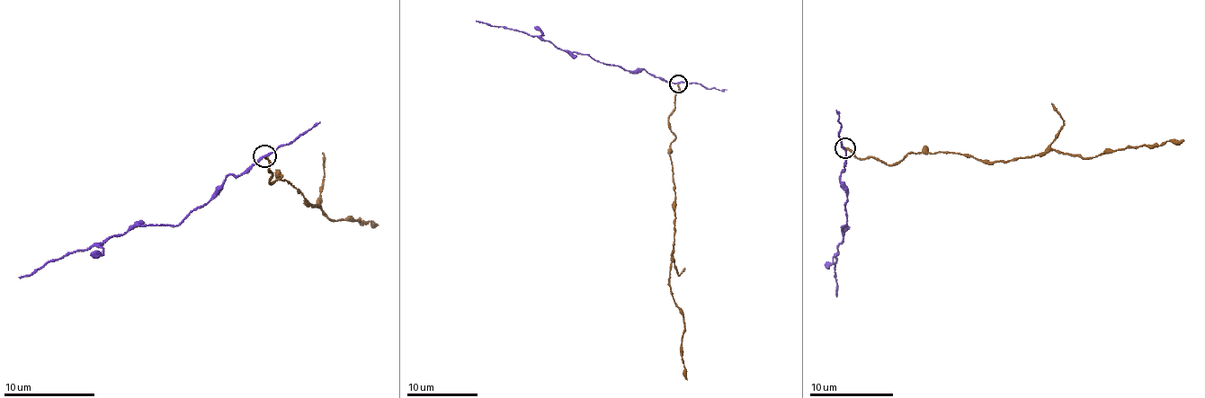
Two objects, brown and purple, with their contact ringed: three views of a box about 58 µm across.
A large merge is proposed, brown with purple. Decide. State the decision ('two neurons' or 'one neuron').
two neurons

